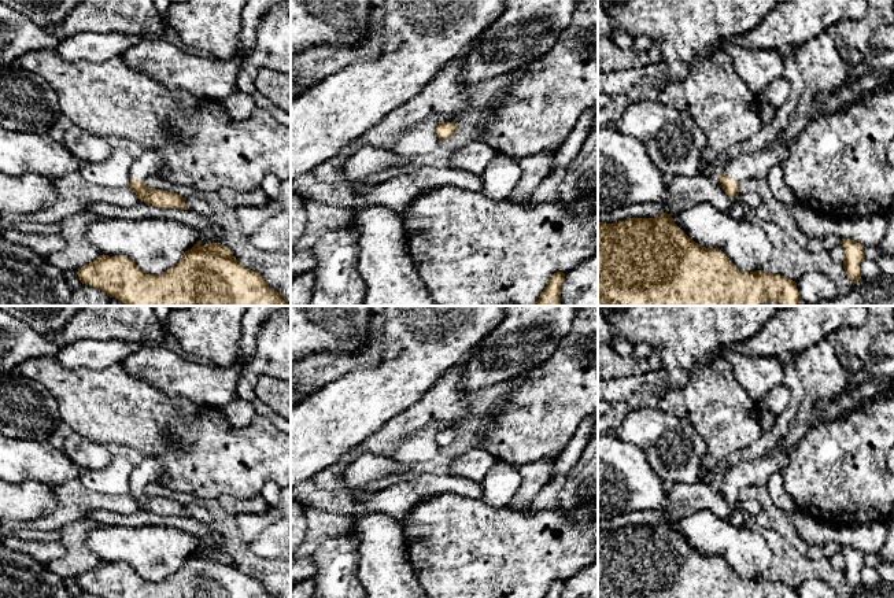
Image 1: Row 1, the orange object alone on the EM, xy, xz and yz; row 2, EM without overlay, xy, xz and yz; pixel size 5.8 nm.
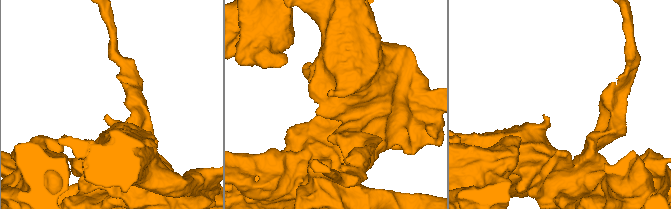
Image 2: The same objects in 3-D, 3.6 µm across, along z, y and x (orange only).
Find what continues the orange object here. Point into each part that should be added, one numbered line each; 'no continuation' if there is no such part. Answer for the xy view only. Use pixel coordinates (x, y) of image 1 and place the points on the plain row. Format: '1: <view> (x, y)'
1: xy (148, 471)

